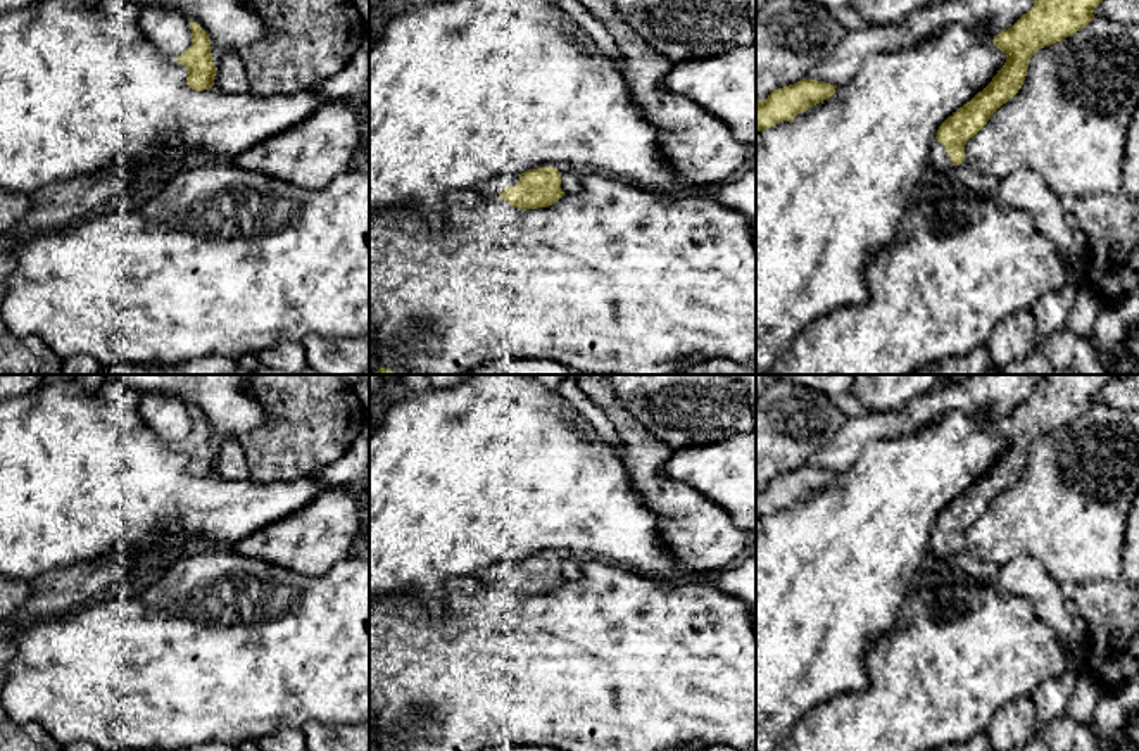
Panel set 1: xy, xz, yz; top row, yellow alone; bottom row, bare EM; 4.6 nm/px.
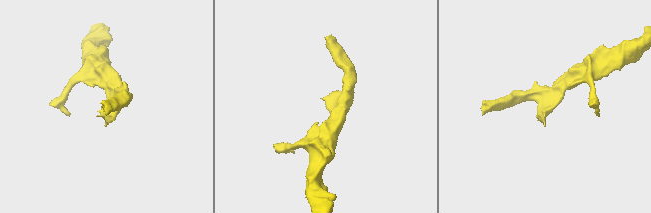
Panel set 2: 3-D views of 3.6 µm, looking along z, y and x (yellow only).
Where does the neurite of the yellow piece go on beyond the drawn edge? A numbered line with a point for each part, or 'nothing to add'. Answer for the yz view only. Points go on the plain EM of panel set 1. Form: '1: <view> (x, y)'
1: yz (941, 551)

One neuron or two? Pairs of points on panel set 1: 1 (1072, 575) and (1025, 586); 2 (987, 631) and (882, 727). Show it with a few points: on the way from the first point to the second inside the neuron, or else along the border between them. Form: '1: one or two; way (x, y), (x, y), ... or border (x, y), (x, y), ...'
1: two; border (1019, 556), (1034, 556), (1067, 593)
2: one; way (962, 655), (908, 708)

